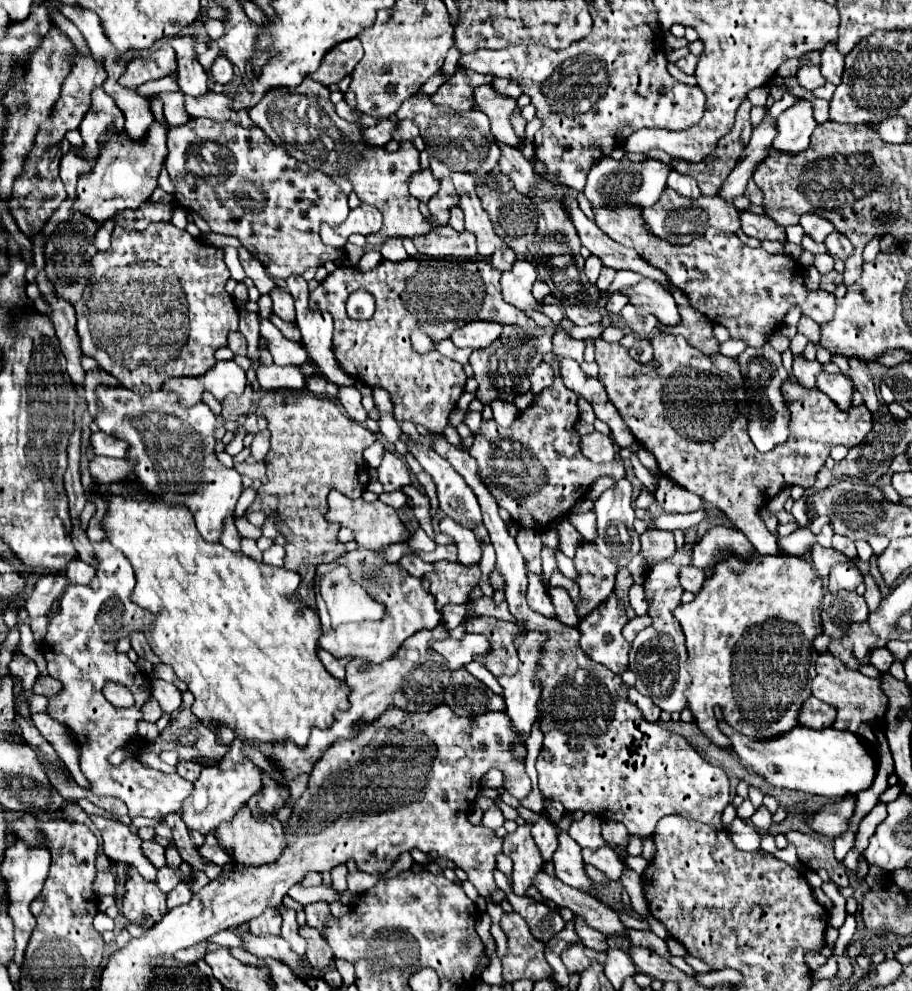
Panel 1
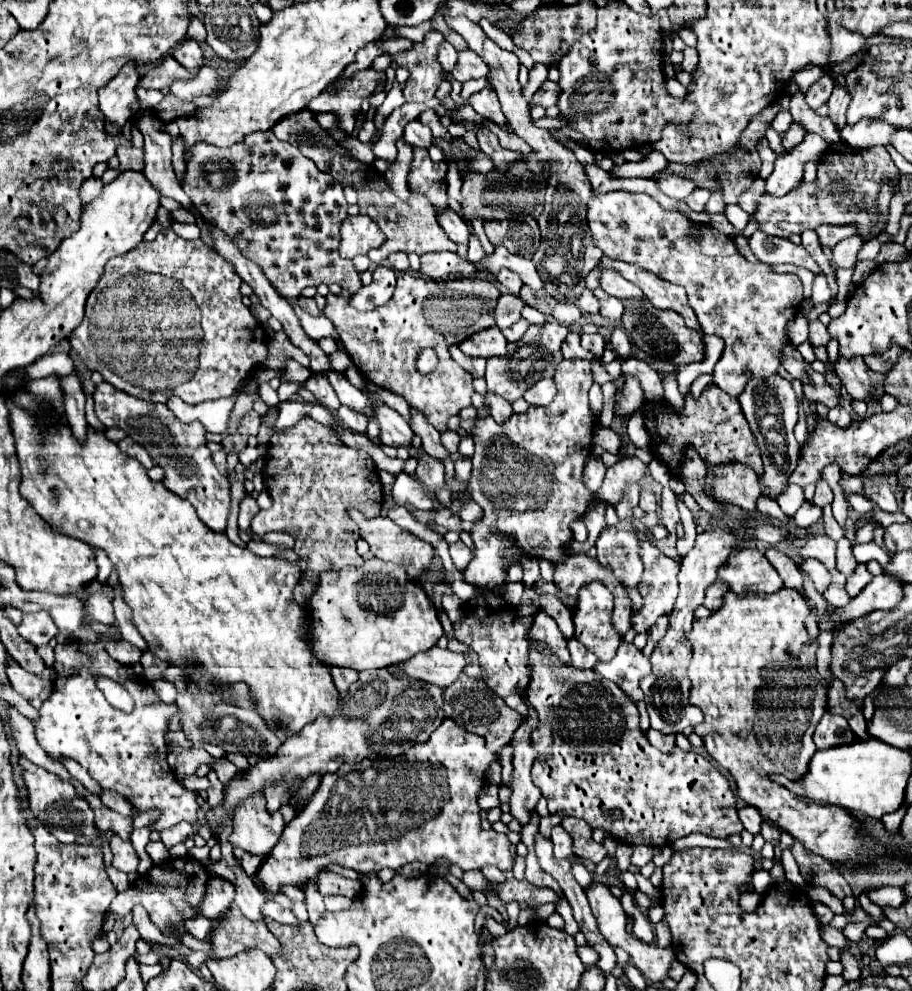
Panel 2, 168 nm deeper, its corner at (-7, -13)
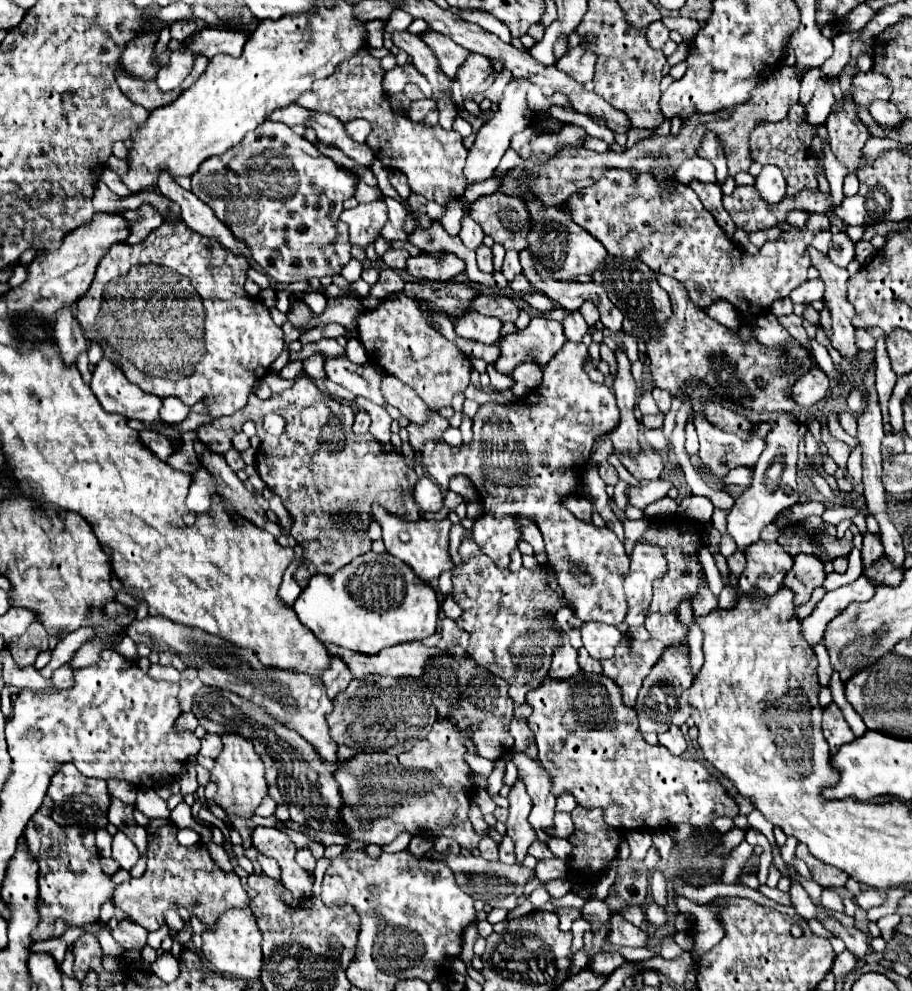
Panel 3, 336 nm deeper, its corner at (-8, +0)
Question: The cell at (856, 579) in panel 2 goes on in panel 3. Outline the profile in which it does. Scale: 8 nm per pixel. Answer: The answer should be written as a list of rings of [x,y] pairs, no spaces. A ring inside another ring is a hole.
[[[864,533],[862,563],[864,563],[864,565],[872,565],[872,563],[878,561],[880,557],[884,557],[884,549],[882,549],[882,541],[880,541],[878,533]]]

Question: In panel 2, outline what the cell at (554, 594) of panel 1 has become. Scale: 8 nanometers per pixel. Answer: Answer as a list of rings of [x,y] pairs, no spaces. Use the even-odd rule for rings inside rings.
[[[575,636],[567,640],[567,648],[571,652],[573,666],[577,666],[577,668],[593,668],[597,664],[597,656],[593,652],[589,652],[585,646],[581,646],[581,642],[575,640]]]

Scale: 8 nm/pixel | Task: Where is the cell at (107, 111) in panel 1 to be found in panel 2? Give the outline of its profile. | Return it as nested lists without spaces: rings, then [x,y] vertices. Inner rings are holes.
[[[125,66],[117,78],[105,86],[99,94],[99,108],[105,116],[105,132],[107,134],[117,134],[117,126],[125,126],[127,120],[133,116],[137,110],[137,86],[139,74],[135,66]]]

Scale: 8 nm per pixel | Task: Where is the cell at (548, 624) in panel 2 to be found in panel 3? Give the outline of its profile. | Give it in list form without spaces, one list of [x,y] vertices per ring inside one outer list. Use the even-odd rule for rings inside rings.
[[[562,633],[562,647],[556,649],[556,653],[554,653],[548,677],[554,681],[568,681],[570,677],[578,675],[578,671],[580,671],[578,651],[572,649],[570,641],[566,639],[566,633]]]

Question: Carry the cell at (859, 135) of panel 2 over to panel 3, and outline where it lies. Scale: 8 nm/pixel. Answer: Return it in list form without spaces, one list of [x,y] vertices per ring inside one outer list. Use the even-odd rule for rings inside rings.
[[[868,71],[868,73],[858,73],[852,79],[854,85],[854,99],[862,105],[868,107],[874,99],[888,99],[890,97],[890,81],[882,77],[880,73]]]

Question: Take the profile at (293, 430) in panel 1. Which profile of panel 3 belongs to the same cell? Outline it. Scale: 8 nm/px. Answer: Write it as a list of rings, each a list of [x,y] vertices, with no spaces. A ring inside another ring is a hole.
[[[308,377],[296,379],[294,387],[288,391],[282,391],[280,395],[274,395],[274,411],[280,413],[286,419],[286,431],[280,437],[272,437],[268,433],[262,433],[262,443],[256,453],[256,469],[260,479],[276,493],[280,495],[286,511],[292,517],[292,537],[298,541],[298,545],[304,549],[306,563],[304,569],[296,569],[294,581],[300,587],[308,585],[308,577],[314,573],[332,575],[340,567],[348,565],[352,559],[356,559],[362,553],[370,551],[372,539],[368,537],[368,525],[374,521],[370,517],[372,503],[382,505],[384,509],[402,515],[410,521],[420,519],[420,509],[414,505],[414,497],[410,497],[410,489],[414,489],[418,475],[404,465],[404,461],[394,451],[384,451],[384,447],[374,441],[370,433],[356,435],[352,433],[354,423],[354,411],[348,403],[340,403],[336,399],[330,399],[326,393],[322,393],[314,381]],[[336,513],[350,515],[350,525],[338,525]]]

